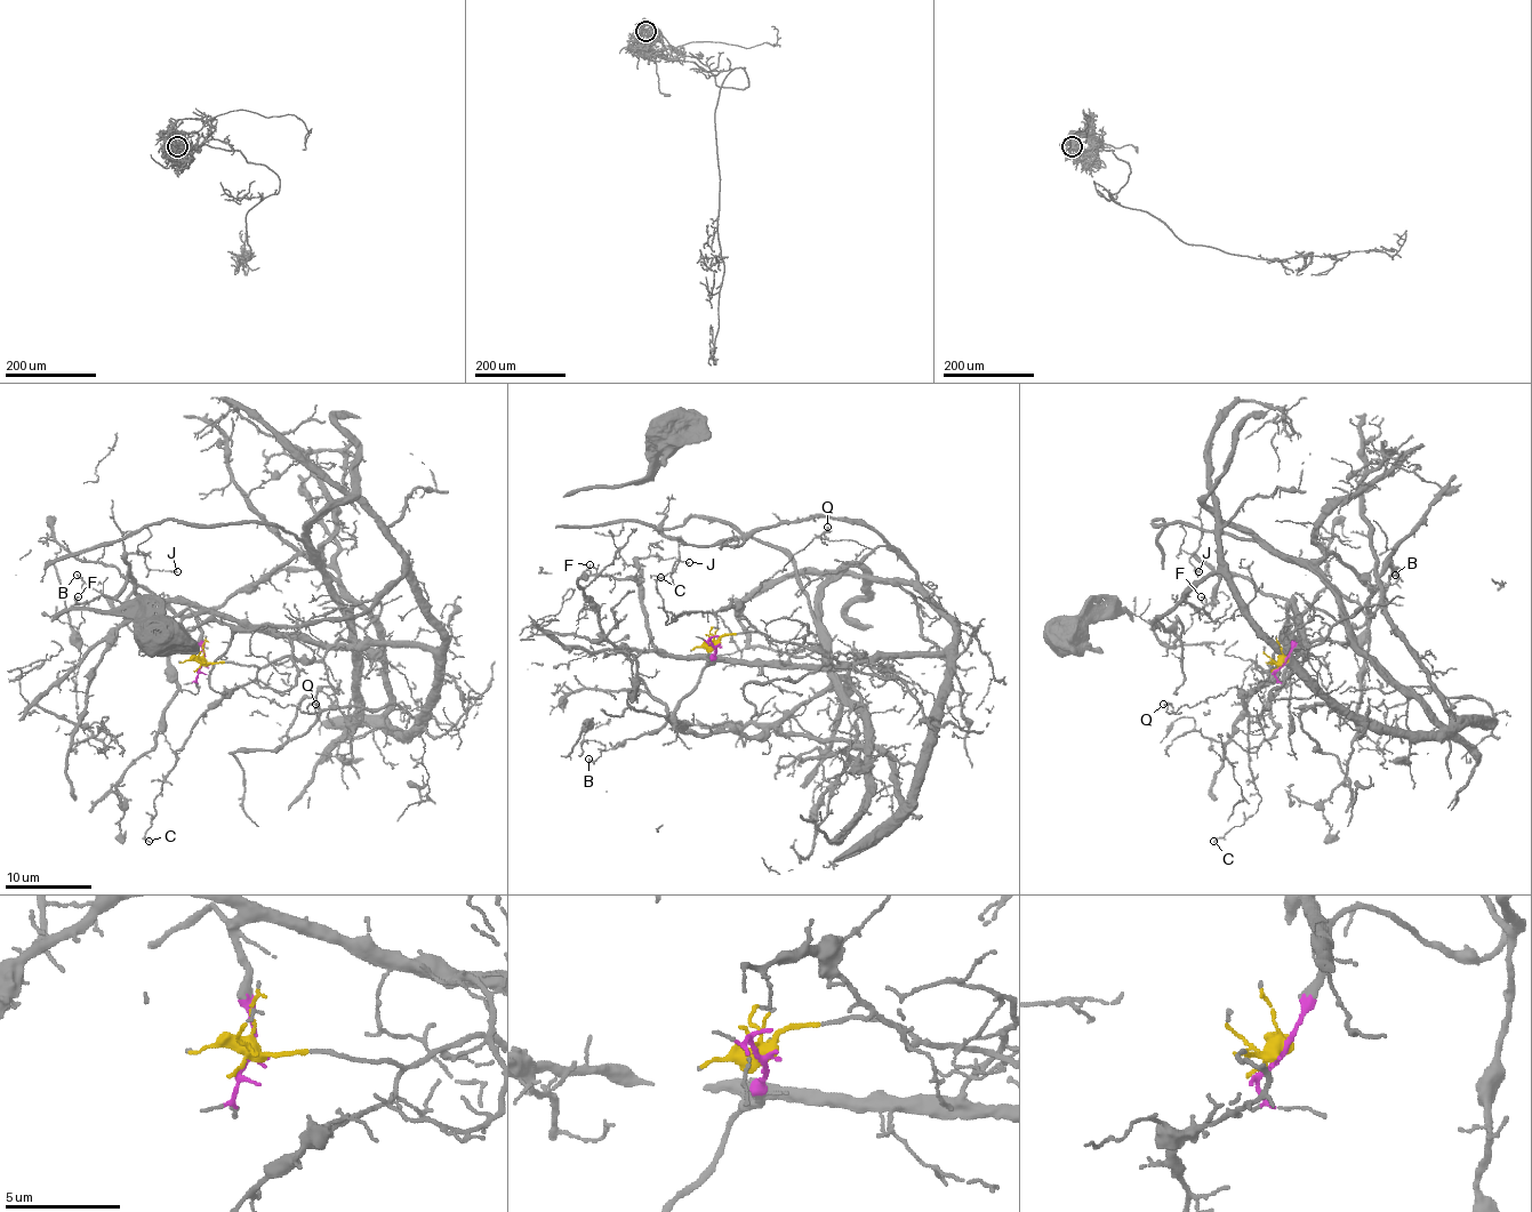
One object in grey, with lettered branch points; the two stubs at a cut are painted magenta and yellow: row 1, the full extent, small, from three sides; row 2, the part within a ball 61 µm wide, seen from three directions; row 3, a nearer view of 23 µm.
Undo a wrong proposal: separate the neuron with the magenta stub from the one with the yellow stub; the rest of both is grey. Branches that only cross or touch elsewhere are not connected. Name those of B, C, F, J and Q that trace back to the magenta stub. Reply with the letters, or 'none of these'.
B, F, J

